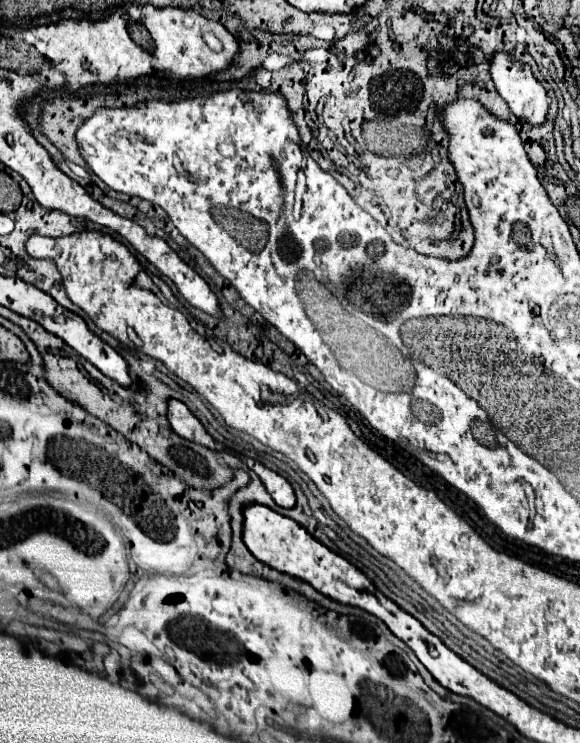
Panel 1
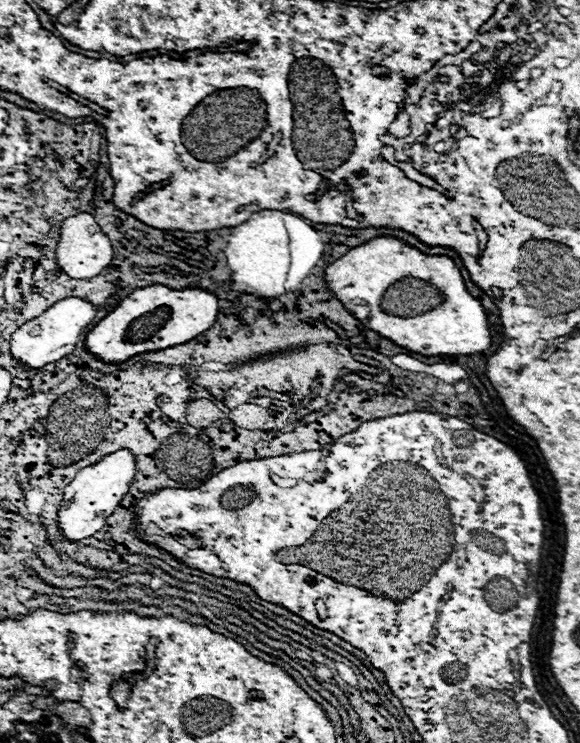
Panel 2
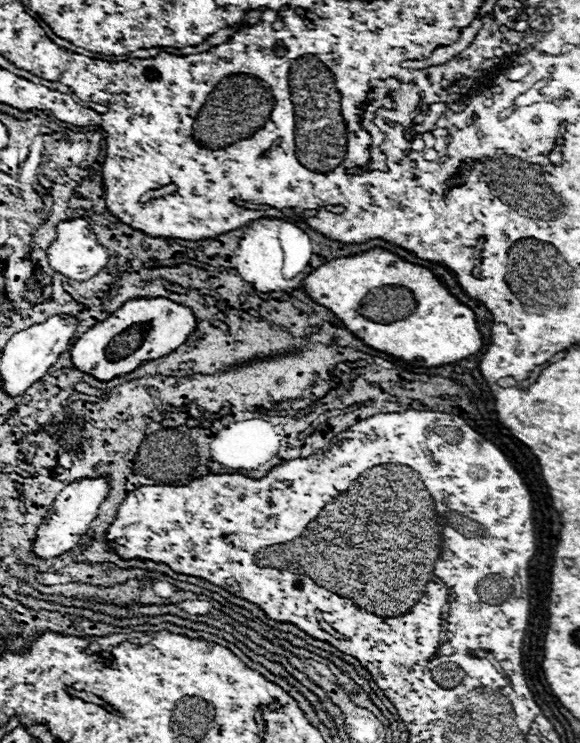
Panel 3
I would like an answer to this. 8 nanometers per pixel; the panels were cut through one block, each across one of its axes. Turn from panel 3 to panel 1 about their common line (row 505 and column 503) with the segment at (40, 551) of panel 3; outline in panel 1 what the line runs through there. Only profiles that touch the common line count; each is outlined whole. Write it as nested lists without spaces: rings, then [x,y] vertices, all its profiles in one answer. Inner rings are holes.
[[[504,52],[494,54],[494,58],[492,58],[490,64],[492,64],[490,74],[492,74],[494,86],[496,86],[498,94],[504,98],[504,102],[508,104],[510,112],[512,112],[516,118],[520,118],[522,122],[528,122],[528,124],[532,124],[532,126],[542,126],[542,124],[546,122],[546,116],[548,116],[550,100],[548,100],[548,94],[546,94],[546,90],[542,88],[542,84],[534,78],[530,66],[524,64],[524,62],[518,62],[514,56],[504,54]]]

